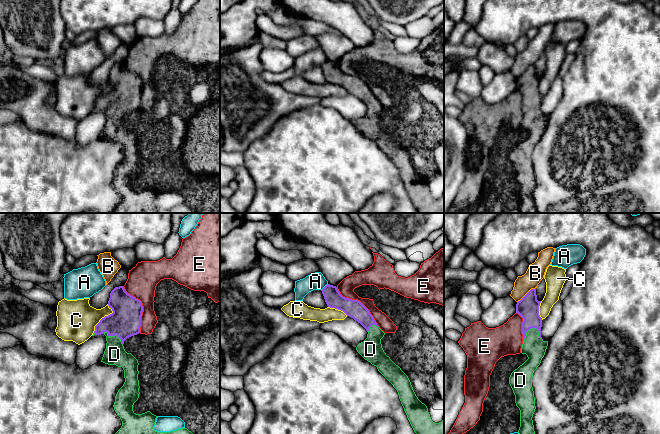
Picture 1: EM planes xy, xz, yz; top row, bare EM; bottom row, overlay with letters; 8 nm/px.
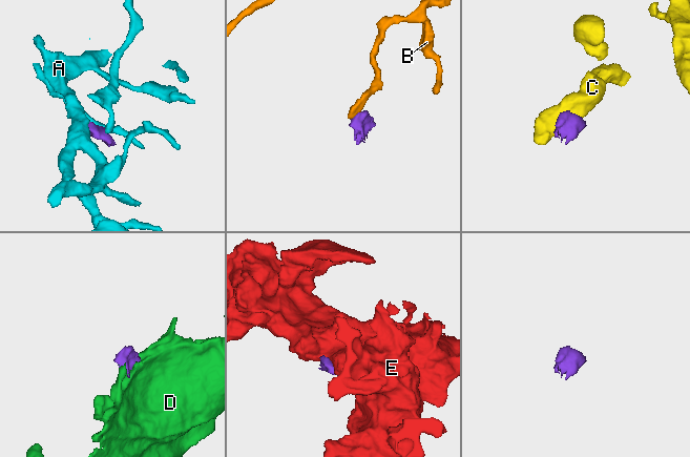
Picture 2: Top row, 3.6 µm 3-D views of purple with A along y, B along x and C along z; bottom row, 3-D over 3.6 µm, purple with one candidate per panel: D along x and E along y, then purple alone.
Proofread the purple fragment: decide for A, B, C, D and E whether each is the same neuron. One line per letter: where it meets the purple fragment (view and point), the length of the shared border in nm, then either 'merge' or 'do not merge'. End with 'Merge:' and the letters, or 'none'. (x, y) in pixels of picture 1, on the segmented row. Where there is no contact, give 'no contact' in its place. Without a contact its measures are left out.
A: xz (324, 287) | 80 nm | do not merge
B: yz (527, 293) | 200 nm | do not merge
C: xy (105, 316) | 260 nm | do not merge
D: yz (527, 330) | 160 nm | merge
E: xy (142, 307) | 400 nm | do not merge
Merge: D

